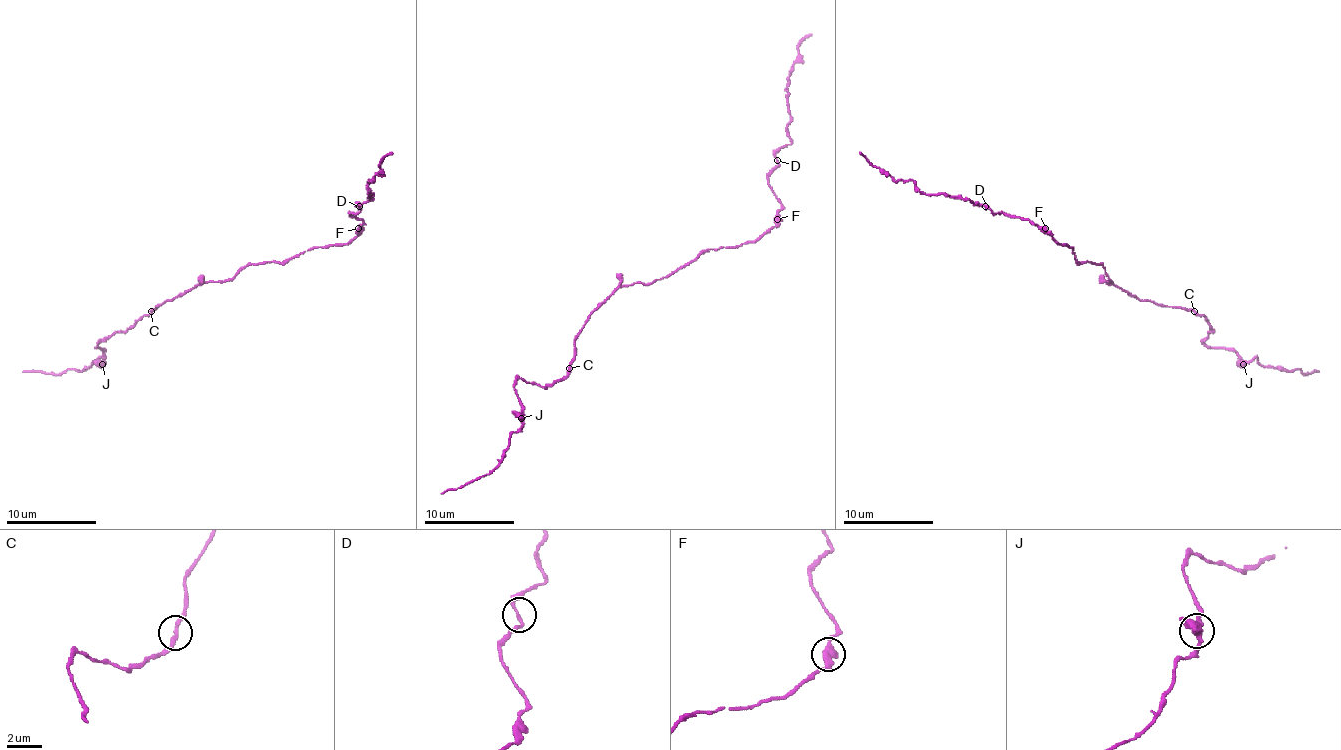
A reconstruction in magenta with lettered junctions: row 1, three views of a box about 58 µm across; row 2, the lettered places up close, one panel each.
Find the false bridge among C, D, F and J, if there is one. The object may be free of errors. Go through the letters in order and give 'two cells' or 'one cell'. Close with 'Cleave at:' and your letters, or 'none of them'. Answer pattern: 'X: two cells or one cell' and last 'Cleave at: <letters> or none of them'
C: one cell
D: one cell
F: one cell
J: one cell
Cleave at: none of them

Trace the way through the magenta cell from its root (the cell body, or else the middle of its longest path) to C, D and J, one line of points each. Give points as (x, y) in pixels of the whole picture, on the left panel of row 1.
C: (237, 275), (221, 282), (201, 282), (180, 296), (165, 300), (151, 311)
D: (237, 275), (250, 264), (286, 262), (311, 248), (347, 244), (363, 224), (349, 215), (358, 212), (358, 206)
J: (237, 275), (221, 282), (201, 282), (165, 300), (124, 332), (113, 332), (95, 347), (102, 350), (102, 363)

